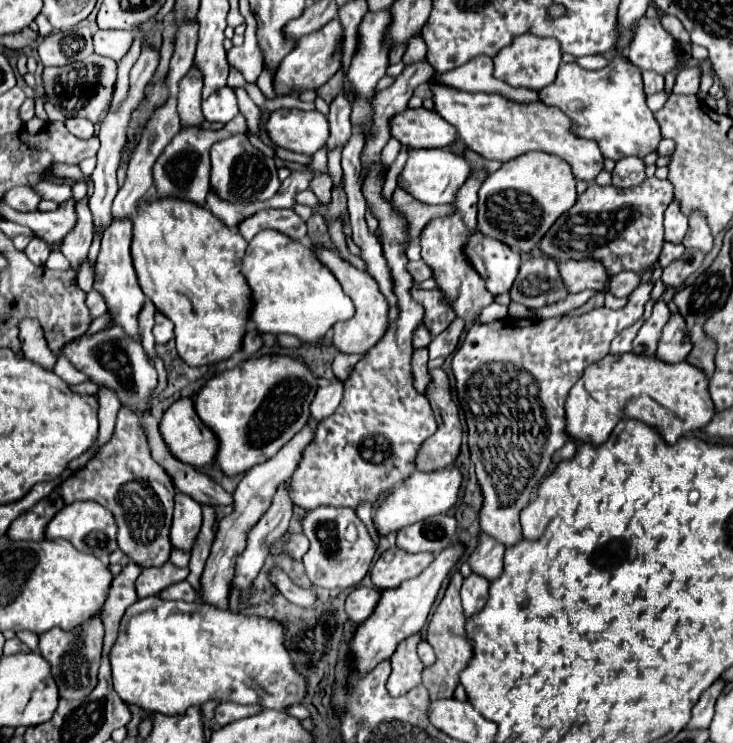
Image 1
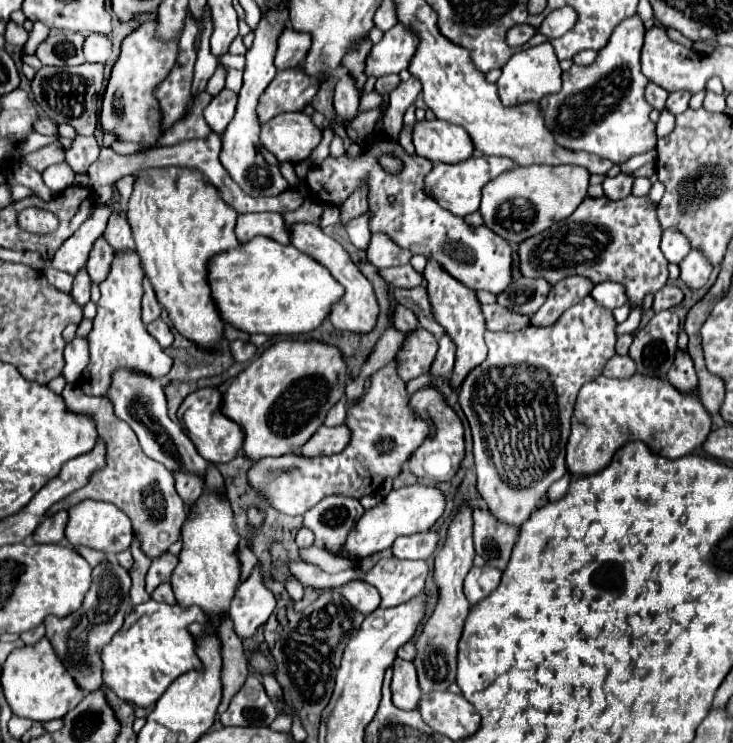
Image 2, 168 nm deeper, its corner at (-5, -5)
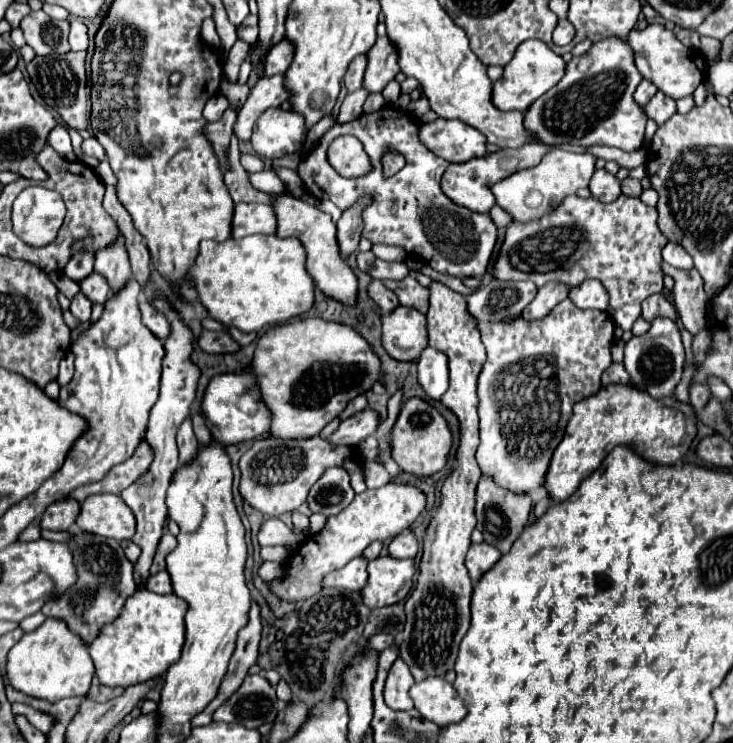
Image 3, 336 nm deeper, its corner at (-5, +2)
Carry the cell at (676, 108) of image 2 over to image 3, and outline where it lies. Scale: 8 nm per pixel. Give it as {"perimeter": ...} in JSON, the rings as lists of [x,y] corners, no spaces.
{"perimeter":[[[657,92],[649,104],[645,104],[645,112],[649,118],[653,118],[657,124],[663,124],[665,120],[669,120],[675,112],[675,100],[671,96],[665,96],[663,92]]]}

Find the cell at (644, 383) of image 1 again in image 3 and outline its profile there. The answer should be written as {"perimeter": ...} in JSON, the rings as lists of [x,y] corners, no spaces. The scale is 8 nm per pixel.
{"perimeter":[[[631,384],[601,386],[597,394],[581,400],[573,408],[573,416],[565,428],[565,436],[553,454],[553,462],[545,476],[545,488],[555,502],[569,498],[583,478],[587,478],[605,456],[619,444],[633,444],[637,452],[655,464],[677,464],[697,436],[697,416],[689,404],[671,398],[655,400],[647,392]]]}

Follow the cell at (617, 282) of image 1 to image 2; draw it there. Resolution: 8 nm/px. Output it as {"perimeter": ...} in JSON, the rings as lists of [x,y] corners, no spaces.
{"perimeter":[[[597,283],[589,295],[605,309],[615,309],[627,303],[625,291],[621,291],[621,285],[617,283]]]}

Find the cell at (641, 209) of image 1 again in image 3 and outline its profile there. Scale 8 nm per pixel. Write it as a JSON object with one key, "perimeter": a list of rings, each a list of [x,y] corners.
{"perimeter":[[[621,194],[615,202],[601,202],[597,198],[579,198],[569,196],[555,208],[551,214],[527,222],[517,224],[511,222],[505,234],[505,242],[501,246],[499,258],[495,262],[495,278],[497,280],[531,280],[537,286],[543,286],[551,280],[561,280],[569,286],[581,284],[585,278],[597,278],[607,288],[611,300],[609,306],[615,310],[613,320],[619,328],[629,330],[637,316],[641,314],[641,302],[655,292],[663,290],[663,270],[661,270],[661,250],[667,244],[667,238],[661,234],[657,226],[657,210],[641,202],[641,198]]]}

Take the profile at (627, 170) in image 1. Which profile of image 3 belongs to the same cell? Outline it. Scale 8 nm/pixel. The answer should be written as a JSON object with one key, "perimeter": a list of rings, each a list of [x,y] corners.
{"perimeter":[[[597,170],[593,174],[589,188],[591,188],[591,194],[597,196],[601,202],[613,202],[621,194],[621,182],[607,170]]]}

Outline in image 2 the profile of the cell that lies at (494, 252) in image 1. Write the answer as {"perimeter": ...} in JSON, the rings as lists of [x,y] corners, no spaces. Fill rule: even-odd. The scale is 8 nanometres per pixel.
{"perimeter":[[[381,139],[367,147],[357,157],[327,157],[321,165],[311,167],[305,183],[317,201],[327,205],[341,205],[353,191],[367,189],[369,201],[369,231],[389,235],[399,247],[409,249],[413,255],[437,261],[451,277],[461,281],[465,287],[479,291],[491,291],[499,295],[511,283],[511,247],[505,239],[493,233],[489,227],[471,227],[461,217],[453,217],[449,211],[429,197],[423,189],[425,175],[433,169],[433,163],[419,155],[407,155],[403,147],[393,139]],[[383,153],[395,153],[403,161],[403,171],[397,175],[385,173],[377,159]],[[393,199],[393,201],[391,201]],[[375,219],[375,229],[373,229]]]}

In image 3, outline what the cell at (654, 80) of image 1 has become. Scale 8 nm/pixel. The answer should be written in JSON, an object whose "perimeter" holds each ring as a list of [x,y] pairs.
{"perimeter":[[[641,80],[641,84],[635,90],[635,100],[639,104],[647,104],[655,92],[657,92],[657,86],[651,80]]]}

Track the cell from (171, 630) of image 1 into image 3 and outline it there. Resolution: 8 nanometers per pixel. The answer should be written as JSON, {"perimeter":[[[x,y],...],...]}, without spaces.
{"perimeter":[[[137,590],[125,602],[121,616],[115,622],[107,624],[89,646],[99,682],[111,688],[127,688],[129,684],[141,684],[145,680],[155,680],[157,676],[163,678],[181,656],[181,648],[185,642],[185,612],[185,600],[175,594]]]}

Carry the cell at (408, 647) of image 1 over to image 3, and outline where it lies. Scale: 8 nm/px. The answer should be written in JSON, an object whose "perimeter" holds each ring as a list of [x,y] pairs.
{"perimeter":[[[397,658],[389,670],[389,678],[385,682],[385,704],[393,710],[411,710],[413,700],[409,698],[409,688],[415,684],[409,666]]]}

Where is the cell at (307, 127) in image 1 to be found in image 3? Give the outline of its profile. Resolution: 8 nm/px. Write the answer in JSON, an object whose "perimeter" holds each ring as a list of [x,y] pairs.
{"perimeter":[[[265,110],[251,136],[253,150],[267,160],[299,152],[305,144],[305,120],[293,110]]]}

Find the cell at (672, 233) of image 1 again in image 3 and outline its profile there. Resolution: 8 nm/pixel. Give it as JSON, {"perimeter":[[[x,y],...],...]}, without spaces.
{"perimeter":[[[667,242],[663,248],[663,260],[675,268],[693,268],[693,260],[691,256],[685,252],[685,248],[681,248],[681,244],[677,242]]]}

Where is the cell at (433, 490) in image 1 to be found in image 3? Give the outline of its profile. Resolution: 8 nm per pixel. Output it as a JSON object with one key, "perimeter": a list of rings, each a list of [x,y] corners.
{"perimeter":[[[389,482],[377,490],[365,490],[363,494],[357,494],[355,500],[339,516],[329,518],[327,524],[315,536],[307,536],[307,540],[293,550],[287,564],[289,576],[285,576],[283,580],[273,580],[273,592],[283,600],[303,600],[317,594],[321,590],[321,580],[325,574],[329,574],[331,570],[339,570],[349,560],[361,556],[361,552],[371,542],[385,542],[407,530],[425,510],[425,506],[427,498],[423,490],[413,484]]]}

